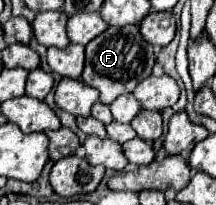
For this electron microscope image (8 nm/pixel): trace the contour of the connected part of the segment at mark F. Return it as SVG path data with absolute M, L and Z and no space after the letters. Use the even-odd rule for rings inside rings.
M109 26L105 34L97 36L89 46L85 48L85 70L83 70L83 82L97 88L101 92L99 100L103 104L111 104L117 96L133 92L137 82L145 80L151 74L155 62L153 46L143 40L139 34L139 26Z

